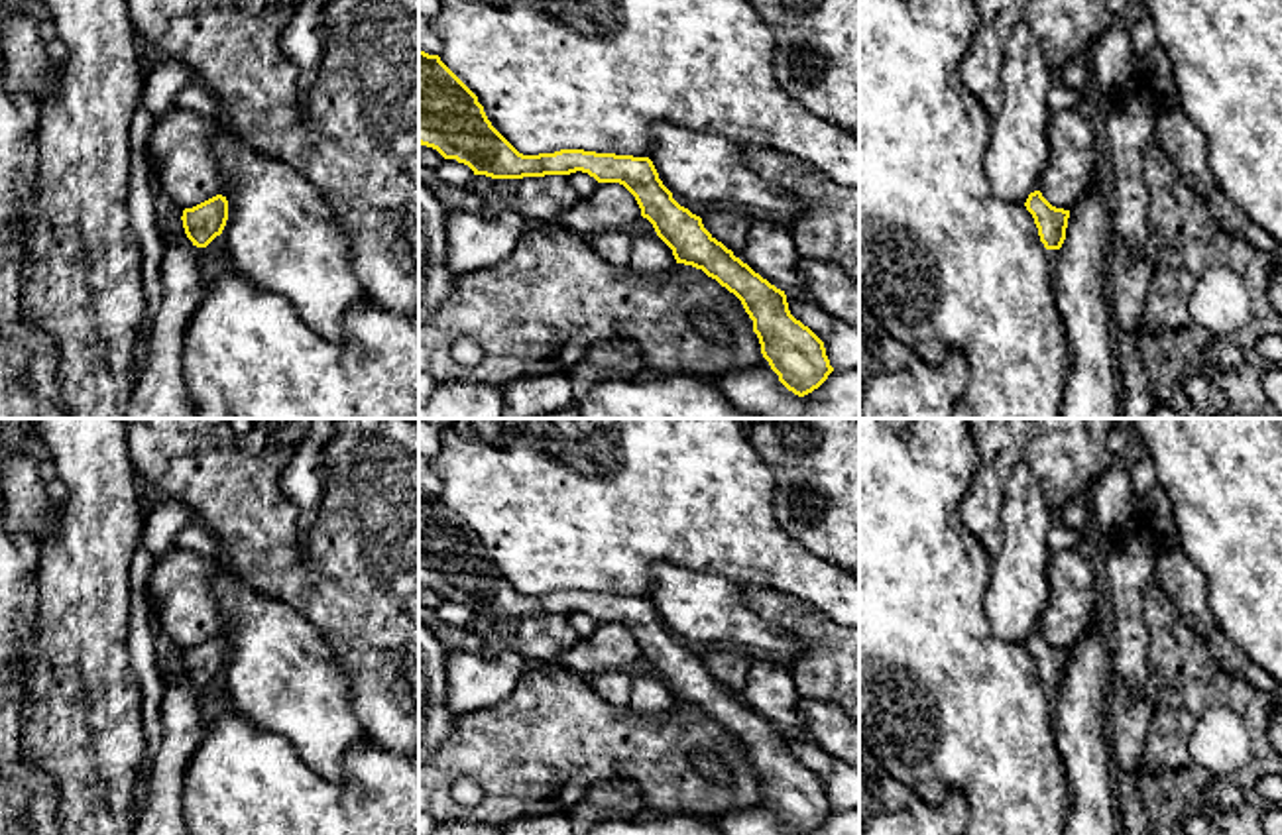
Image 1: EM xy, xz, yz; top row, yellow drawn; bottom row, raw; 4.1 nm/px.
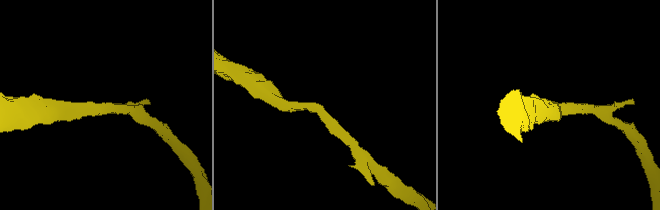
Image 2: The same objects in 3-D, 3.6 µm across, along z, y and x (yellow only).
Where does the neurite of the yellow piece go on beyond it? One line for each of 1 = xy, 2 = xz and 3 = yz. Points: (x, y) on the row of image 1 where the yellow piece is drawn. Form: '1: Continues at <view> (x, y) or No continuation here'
1: No continuation here
2: No continuation here
3: No continuation here

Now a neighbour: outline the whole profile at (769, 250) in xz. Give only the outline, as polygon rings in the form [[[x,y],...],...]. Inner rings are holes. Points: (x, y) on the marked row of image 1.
[[[755,220],[739,253],[755,273],[785,293],[800,291],[800,251],[792,242],[788,224],[783,220]]]

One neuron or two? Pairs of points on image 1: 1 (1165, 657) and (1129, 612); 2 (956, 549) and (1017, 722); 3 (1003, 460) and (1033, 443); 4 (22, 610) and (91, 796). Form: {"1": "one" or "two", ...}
{"1": "two", "2": "one", "3": "one", "4": "two"}

